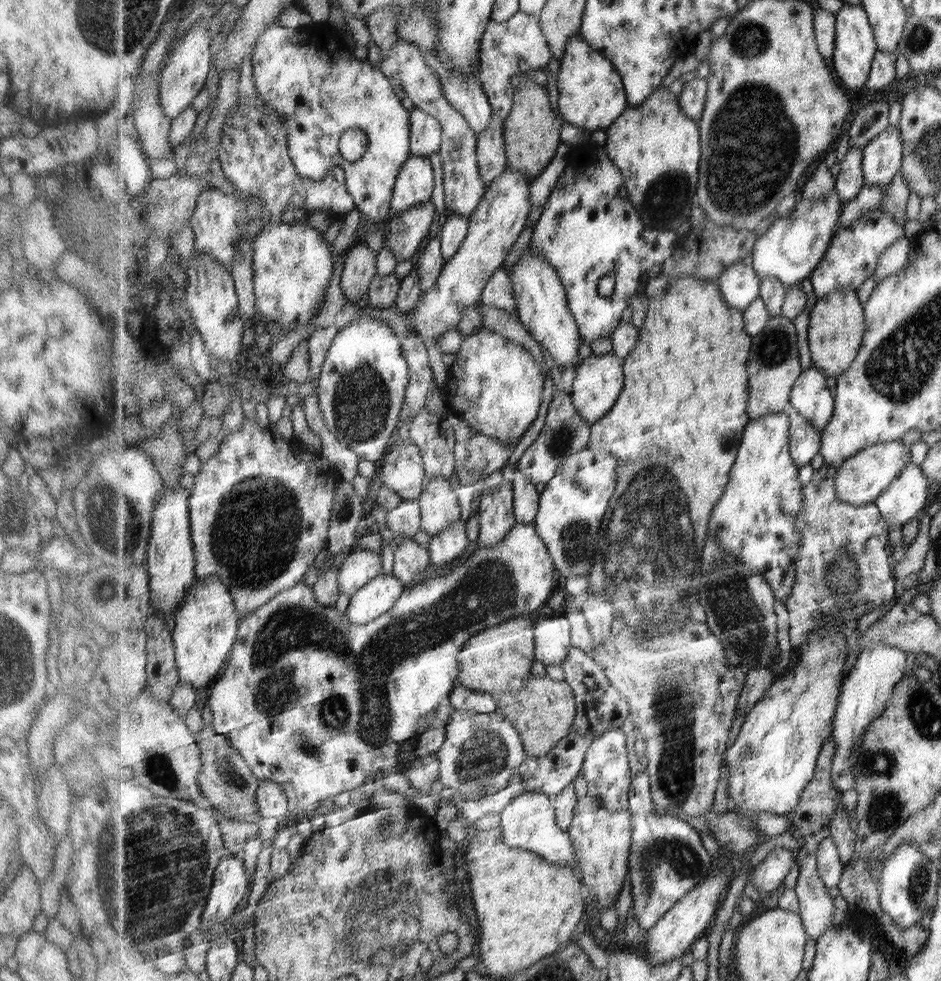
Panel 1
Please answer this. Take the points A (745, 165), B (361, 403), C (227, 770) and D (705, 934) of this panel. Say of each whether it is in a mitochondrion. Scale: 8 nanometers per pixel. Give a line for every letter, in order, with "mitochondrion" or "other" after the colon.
A: mitochondrion
B: mitochondrion
C: mitochondrion
D: other

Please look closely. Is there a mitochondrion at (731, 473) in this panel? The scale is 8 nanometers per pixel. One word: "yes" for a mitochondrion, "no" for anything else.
no

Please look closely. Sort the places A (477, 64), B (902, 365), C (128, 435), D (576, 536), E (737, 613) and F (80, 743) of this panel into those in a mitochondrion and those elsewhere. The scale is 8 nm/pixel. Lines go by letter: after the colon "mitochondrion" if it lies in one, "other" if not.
A: other
B: mitochondrion
C: other
D: mitochondrion
E: mitochondrion
F: other

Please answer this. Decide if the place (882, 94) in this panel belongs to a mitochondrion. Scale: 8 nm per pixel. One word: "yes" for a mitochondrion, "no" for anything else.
no

